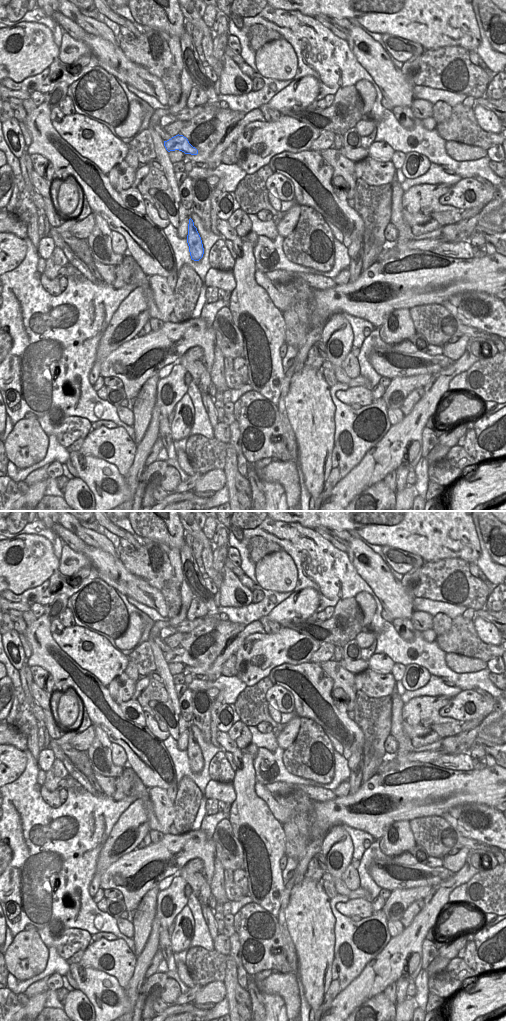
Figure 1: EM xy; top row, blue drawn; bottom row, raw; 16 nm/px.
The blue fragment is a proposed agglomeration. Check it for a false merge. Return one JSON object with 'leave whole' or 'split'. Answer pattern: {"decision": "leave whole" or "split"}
{"decision": "split"}

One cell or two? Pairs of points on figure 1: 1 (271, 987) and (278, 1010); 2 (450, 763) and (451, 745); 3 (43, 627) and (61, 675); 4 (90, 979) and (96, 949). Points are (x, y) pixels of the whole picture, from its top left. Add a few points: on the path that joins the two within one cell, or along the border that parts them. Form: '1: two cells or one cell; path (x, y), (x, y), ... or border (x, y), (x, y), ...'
1: two cells; border (263, 992), (278, 994), (283, 1000), (286, 1010)
2: two cells; border (447, 753), (468, 754)
3: one cell; path (43, 639), (45, 651), (57, 663)
4: two cells; border (78, 963), (102, 970), (114, 977)

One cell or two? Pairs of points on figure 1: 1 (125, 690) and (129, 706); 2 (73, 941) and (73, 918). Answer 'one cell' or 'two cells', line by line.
1: two cells
2: two cells

